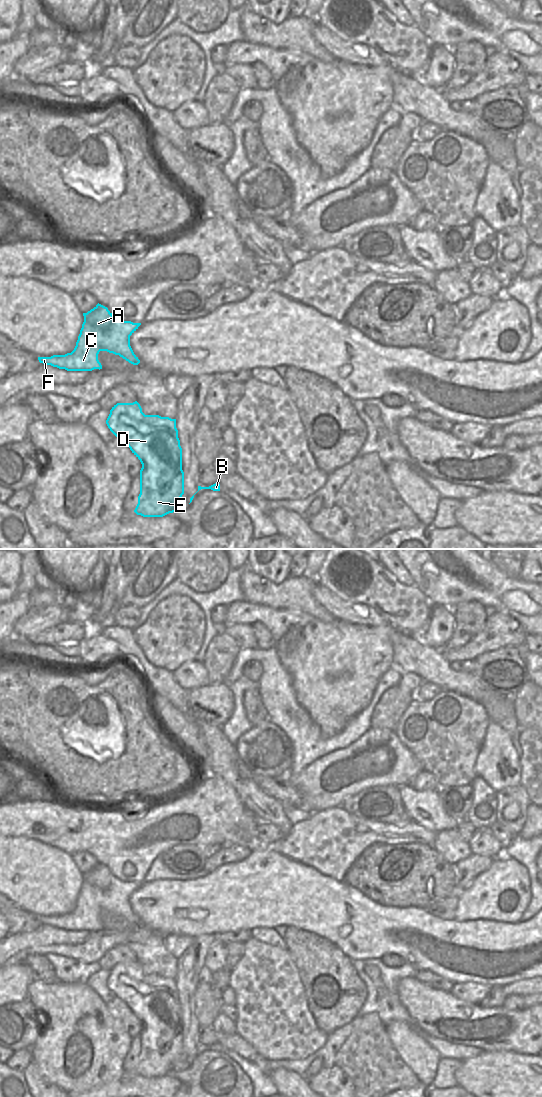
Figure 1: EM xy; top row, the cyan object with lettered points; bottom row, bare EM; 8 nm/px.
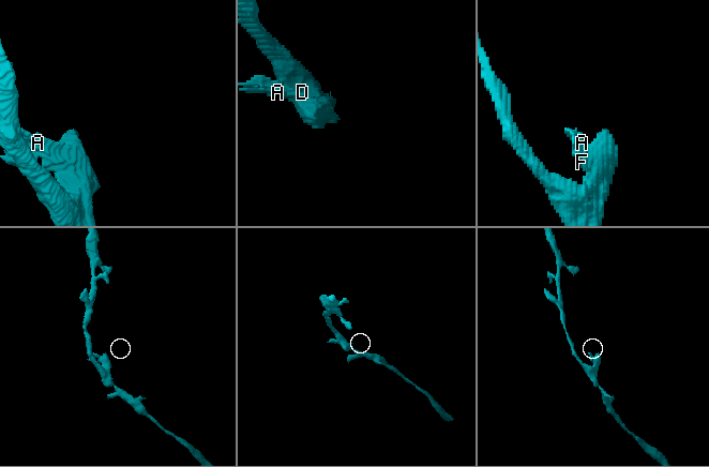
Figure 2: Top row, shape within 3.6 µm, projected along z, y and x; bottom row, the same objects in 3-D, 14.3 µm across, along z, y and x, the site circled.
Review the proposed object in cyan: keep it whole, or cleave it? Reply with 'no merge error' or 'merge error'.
no merge error

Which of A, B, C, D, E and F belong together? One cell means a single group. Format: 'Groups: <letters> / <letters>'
Groups: A B C D E F

